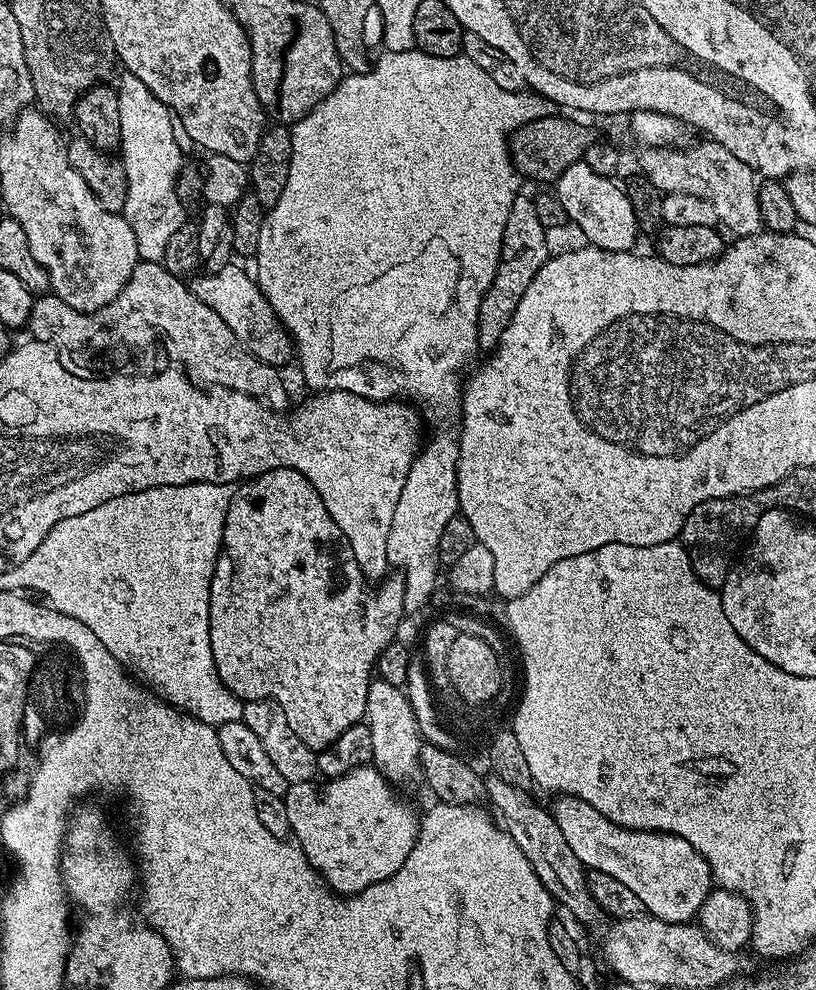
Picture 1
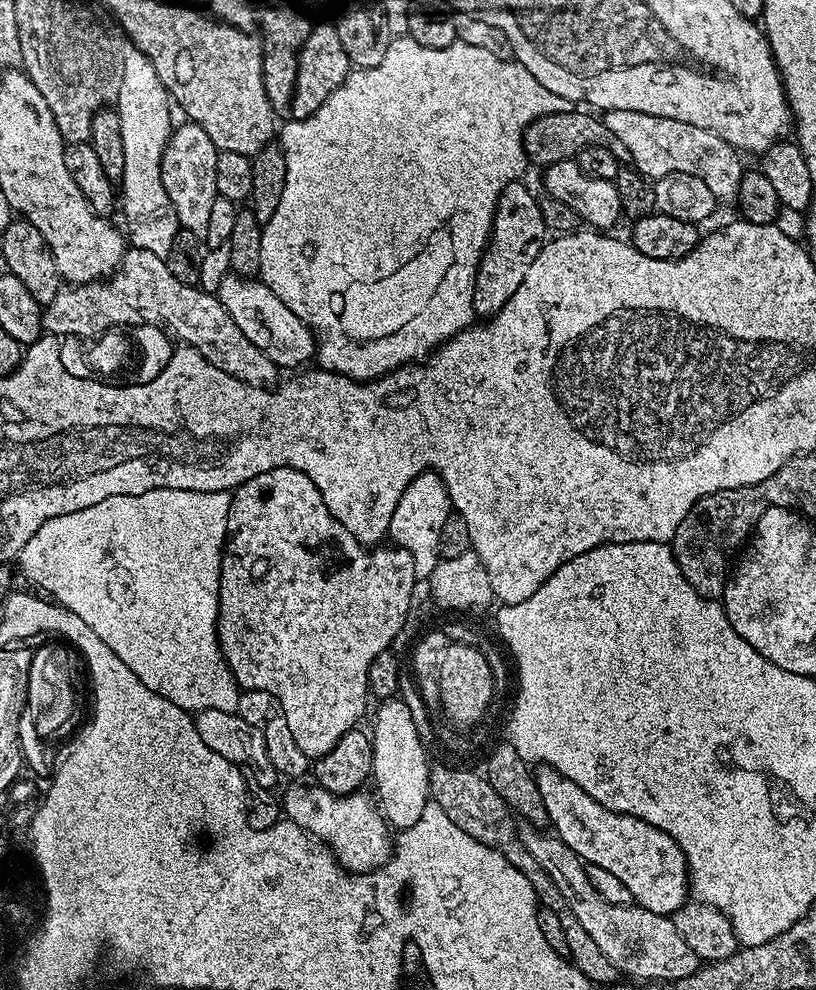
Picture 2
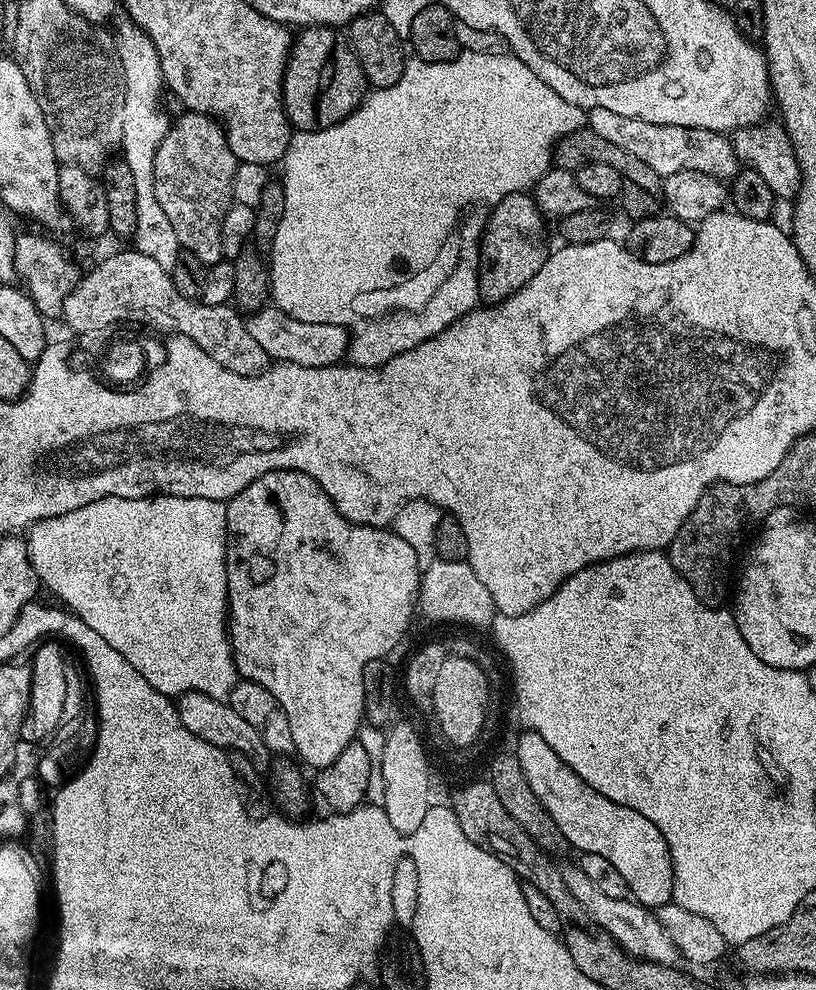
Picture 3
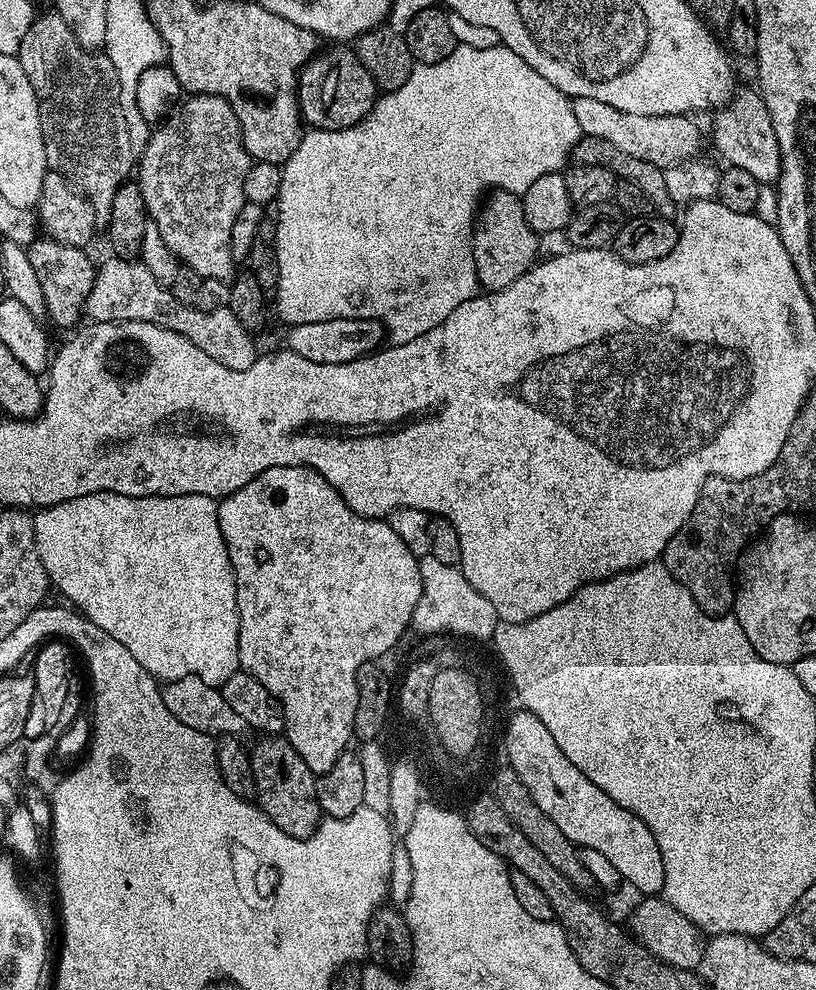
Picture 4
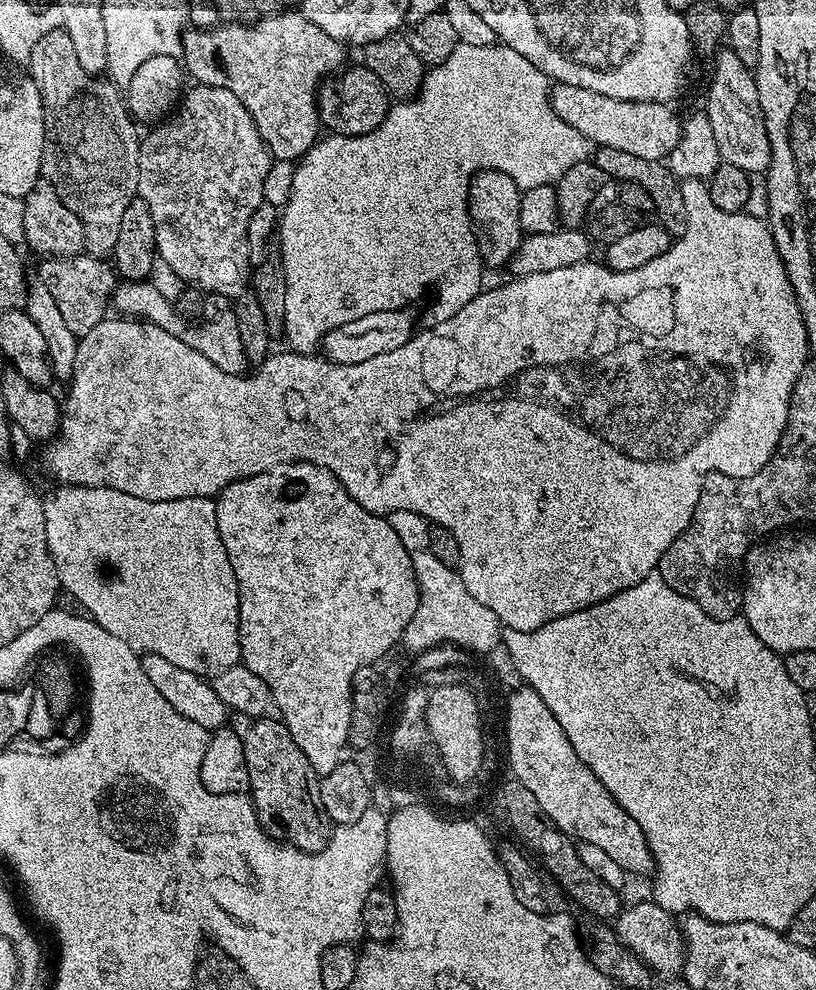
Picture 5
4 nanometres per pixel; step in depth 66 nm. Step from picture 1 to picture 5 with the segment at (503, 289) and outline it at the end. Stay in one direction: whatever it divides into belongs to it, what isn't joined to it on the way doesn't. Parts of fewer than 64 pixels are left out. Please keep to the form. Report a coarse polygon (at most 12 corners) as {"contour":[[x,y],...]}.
{"contour":[[485,168],[468,216],[485,265],[503,269],[522,233],[521,188]]}

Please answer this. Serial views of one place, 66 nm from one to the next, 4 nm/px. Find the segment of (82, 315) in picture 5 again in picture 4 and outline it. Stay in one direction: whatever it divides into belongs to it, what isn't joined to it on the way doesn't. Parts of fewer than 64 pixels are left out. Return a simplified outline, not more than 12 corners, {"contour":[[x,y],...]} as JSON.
{"contour":[[37,238],[30,266],[60,328],[81,323],[97,265],[85,249]]}

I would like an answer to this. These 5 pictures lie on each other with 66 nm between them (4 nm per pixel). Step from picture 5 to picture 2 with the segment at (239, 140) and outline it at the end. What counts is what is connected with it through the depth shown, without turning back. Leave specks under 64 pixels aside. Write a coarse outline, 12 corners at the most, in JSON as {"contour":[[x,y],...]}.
{"contour":[[191,122],[162,160],[162,186],[185,233],[204,234],[218,208],[220,155]]}

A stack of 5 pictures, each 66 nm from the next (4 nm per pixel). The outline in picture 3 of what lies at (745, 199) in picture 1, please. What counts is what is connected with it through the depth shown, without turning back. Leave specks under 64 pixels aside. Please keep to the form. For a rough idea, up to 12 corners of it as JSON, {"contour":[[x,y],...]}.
{"contour":[[591,109],[594,134],[662,178],[698,170],[728,182],[742,167],[718,132]]}

